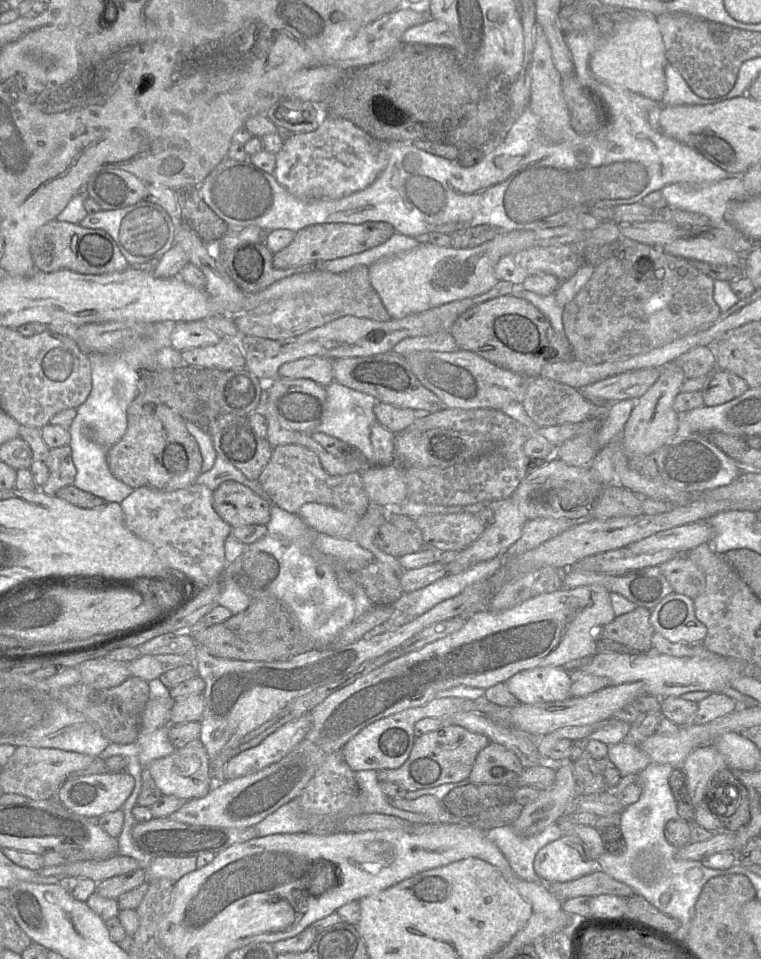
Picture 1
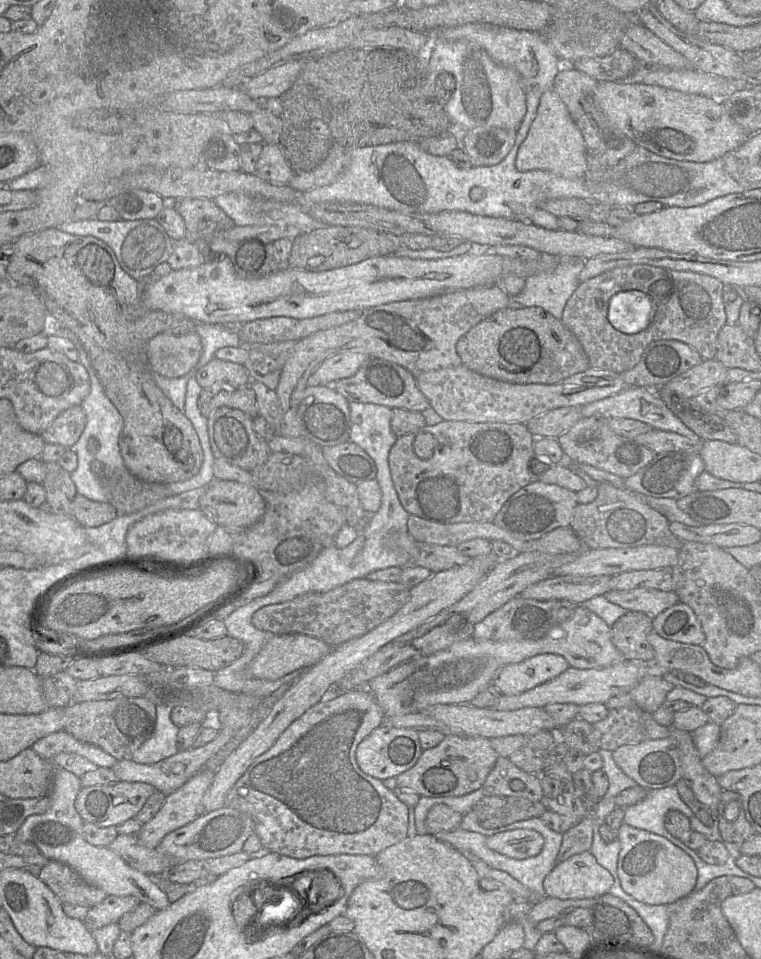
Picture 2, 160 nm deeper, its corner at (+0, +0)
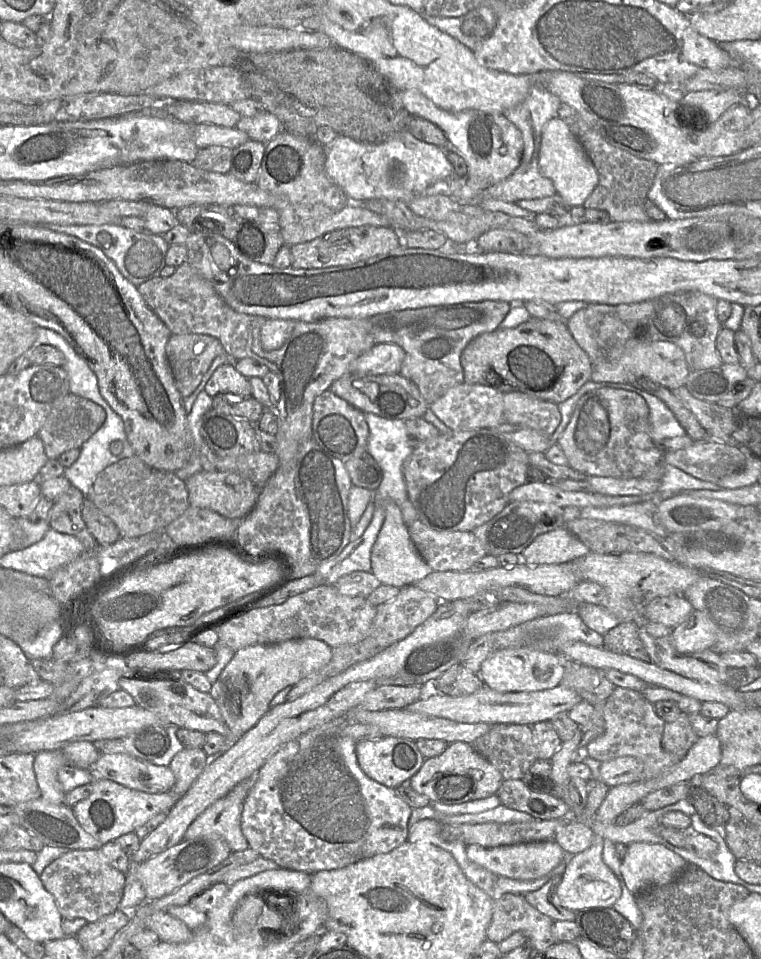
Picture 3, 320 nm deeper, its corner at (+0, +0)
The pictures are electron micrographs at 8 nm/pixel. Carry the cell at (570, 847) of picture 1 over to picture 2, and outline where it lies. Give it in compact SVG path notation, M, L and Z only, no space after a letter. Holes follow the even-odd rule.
M590 851L558 863L545 877L546 895L558 899L596 899L609 892L614 879Z

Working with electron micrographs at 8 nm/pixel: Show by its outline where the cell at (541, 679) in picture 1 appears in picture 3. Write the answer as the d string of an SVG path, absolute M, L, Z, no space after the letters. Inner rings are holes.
M528 648L497 650L484 660L480 668L483 683L501 693L552 689L561 684L564 672L564 659L559 654Z

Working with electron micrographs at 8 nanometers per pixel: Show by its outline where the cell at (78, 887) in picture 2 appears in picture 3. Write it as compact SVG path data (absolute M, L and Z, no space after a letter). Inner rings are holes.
M69 850L50 863L39 875L45 889L56 901L63 918L83 918L94 922L118 909L124 893L126 874L110 866L98 850Z

